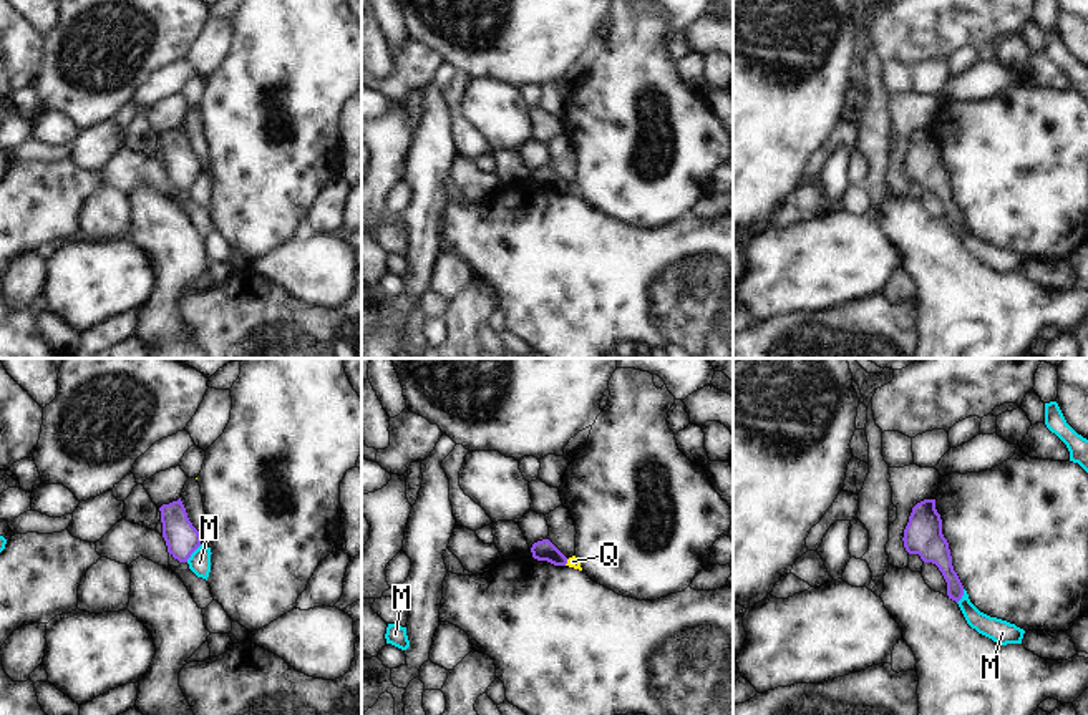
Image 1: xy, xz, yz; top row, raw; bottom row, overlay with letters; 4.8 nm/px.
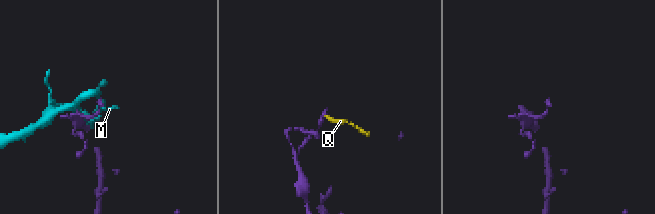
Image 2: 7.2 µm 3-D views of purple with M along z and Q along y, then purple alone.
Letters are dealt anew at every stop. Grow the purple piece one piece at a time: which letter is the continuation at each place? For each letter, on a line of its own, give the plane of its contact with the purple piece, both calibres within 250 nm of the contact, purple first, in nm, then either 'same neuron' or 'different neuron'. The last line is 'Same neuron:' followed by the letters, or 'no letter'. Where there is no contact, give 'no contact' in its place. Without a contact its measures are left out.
M: xy | 160/110 nm | different neuron
Q: xz | 100/50 nm | different neuron
Same neuron: no letter

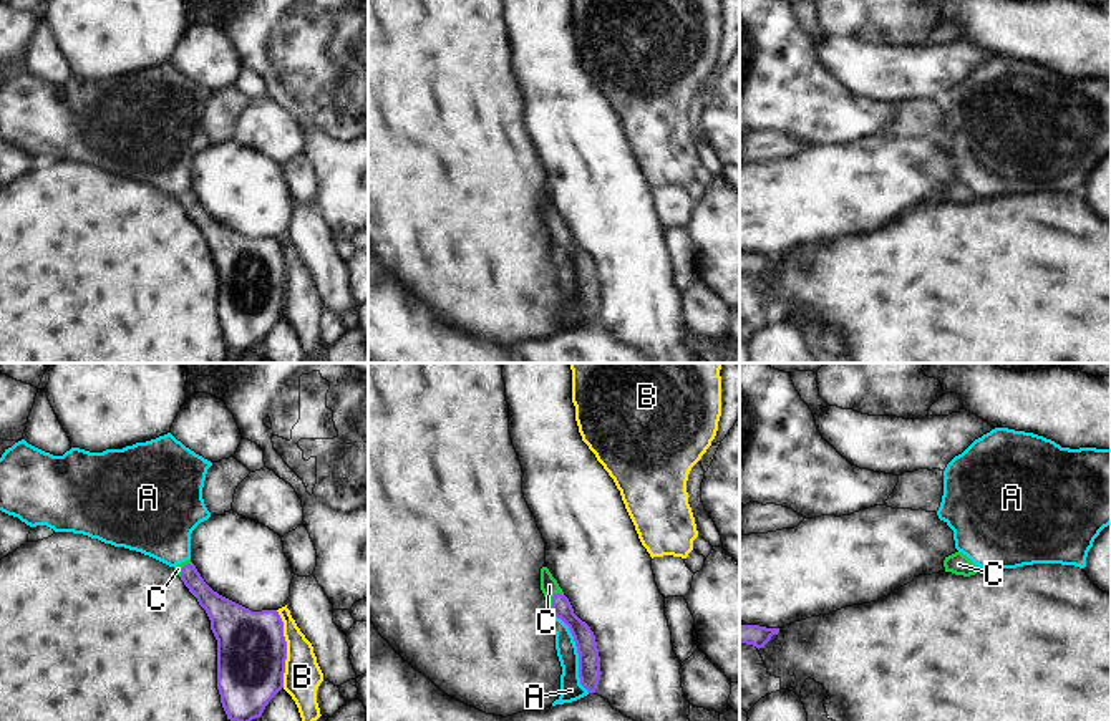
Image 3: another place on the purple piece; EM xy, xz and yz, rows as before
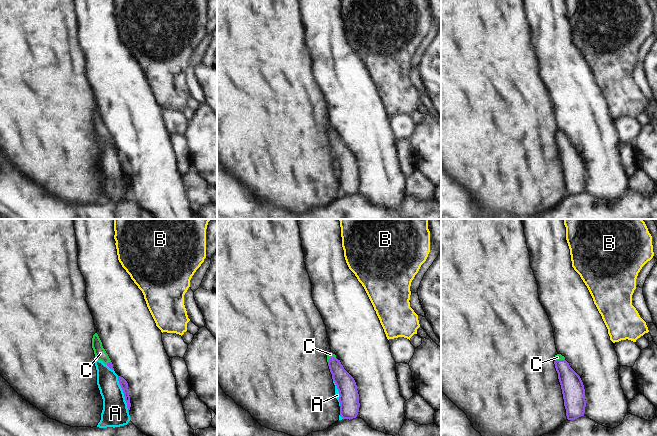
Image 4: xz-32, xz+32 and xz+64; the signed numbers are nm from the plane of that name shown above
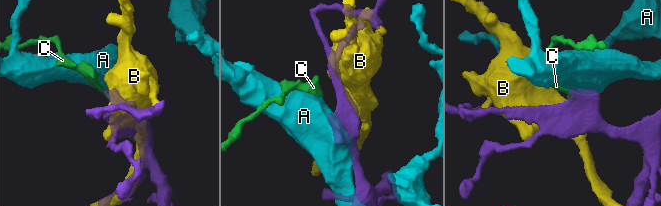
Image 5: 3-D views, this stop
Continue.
A: xz | 110/110 nm | different neuron
B: xy | 340/180 nm | different neuron
C: xz | 100/90 nm | same neuron
Same neuron: C

